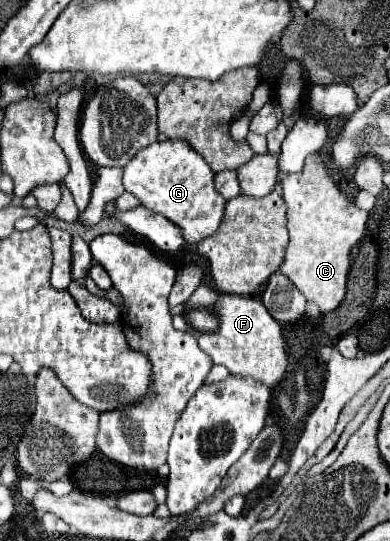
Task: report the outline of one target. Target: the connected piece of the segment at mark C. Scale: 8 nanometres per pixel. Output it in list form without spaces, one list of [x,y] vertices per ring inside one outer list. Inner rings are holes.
[[[312,153],[312,157],[304,163],[304,169],[282,177],[280,185],[282,197],[288,205],[290,233],[290,243],[280,273],[284,273],[308,301],[316,303],[322,313],[334,311],[346,295],[348,271],[352,263],[350,253],[366,231],[368,213],[358,209],[354,201],[340,191],[320,153]]]

